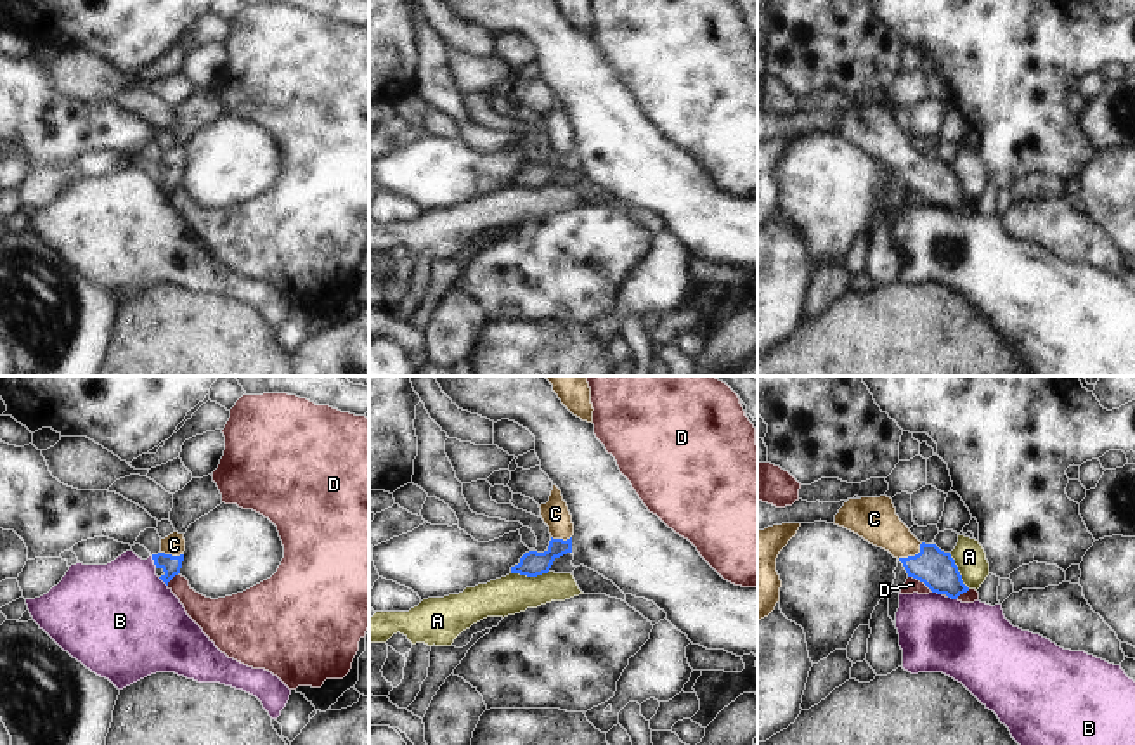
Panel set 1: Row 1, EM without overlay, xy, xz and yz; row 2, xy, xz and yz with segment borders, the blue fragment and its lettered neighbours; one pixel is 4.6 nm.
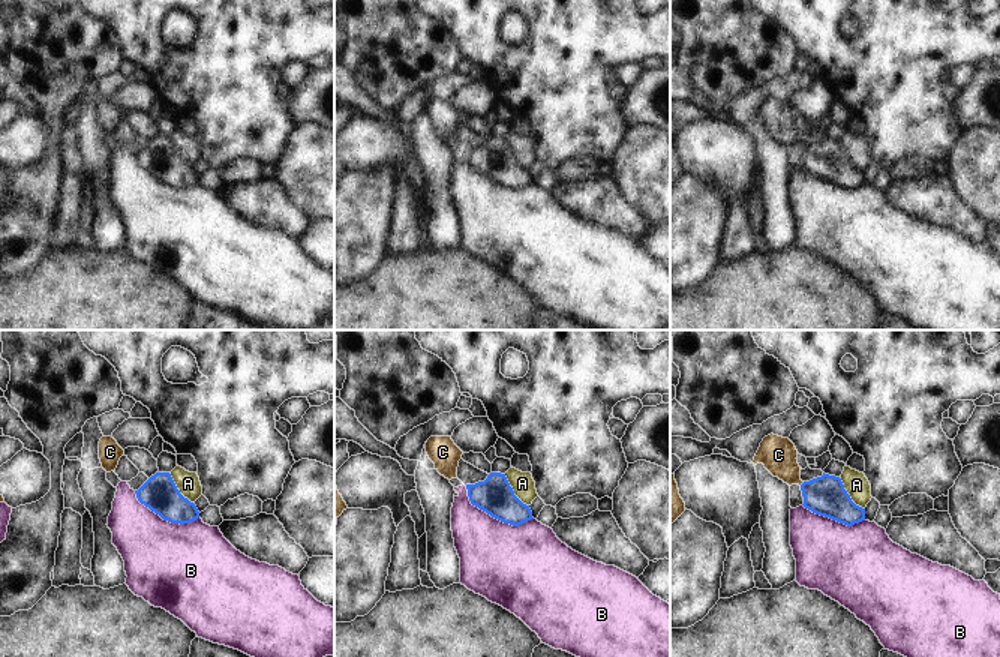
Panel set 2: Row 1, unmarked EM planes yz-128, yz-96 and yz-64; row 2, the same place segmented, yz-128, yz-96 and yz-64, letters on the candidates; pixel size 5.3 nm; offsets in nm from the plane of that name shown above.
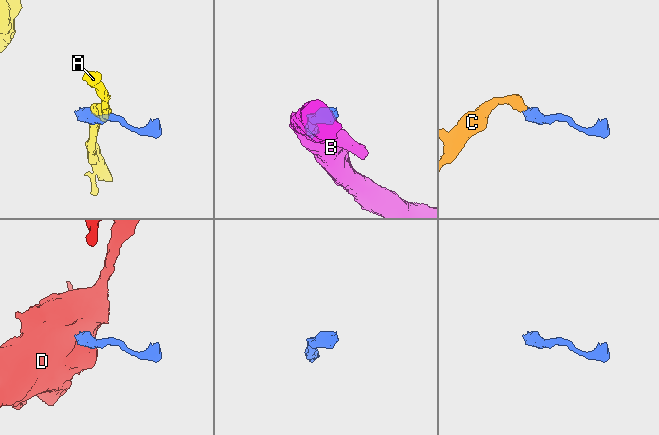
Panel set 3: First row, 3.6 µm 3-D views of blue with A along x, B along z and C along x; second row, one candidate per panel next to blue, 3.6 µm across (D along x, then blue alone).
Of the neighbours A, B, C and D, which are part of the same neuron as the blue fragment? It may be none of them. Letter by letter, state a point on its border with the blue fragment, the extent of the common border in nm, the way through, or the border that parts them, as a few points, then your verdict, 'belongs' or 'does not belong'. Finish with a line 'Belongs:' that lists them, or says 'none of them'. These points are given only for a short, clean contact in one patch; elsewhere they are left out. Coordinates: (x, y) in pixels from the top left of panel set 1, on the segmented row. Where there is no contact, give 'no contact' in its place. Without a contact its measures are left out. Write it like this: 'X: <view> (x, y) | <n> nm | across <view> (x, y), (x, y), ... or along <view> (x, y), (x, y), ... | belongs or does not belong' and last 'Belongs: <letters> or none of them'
A: xz (529, 576) | 180 nm | does not belong
B: xy (155, 562) | 60 nm | does not belong
C: yz (912, 557) | 140 nm | across yz (936, 569), (912, 557), (874, 518) | belongs
D: yz (920, 581) | 140 nm | along yz (908, 576), (922, 581), (933, 591) | does not belong
Belongs: C

